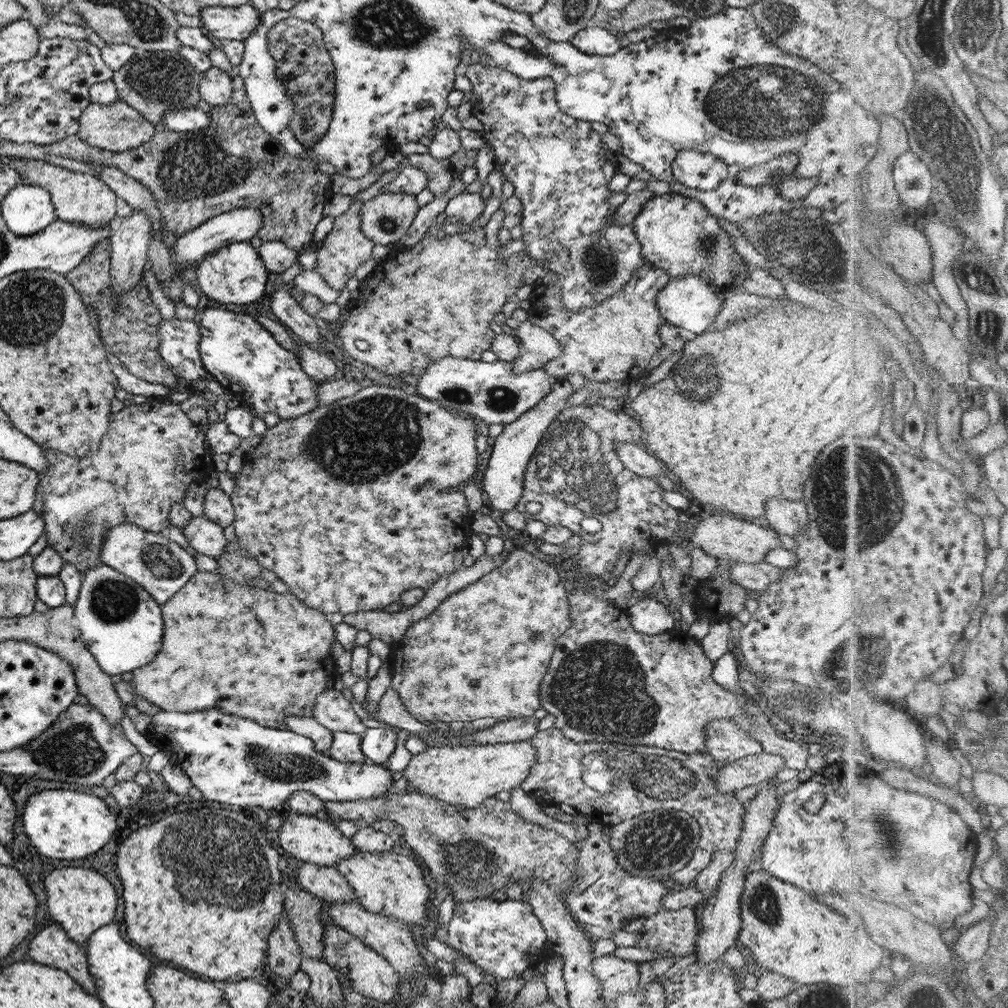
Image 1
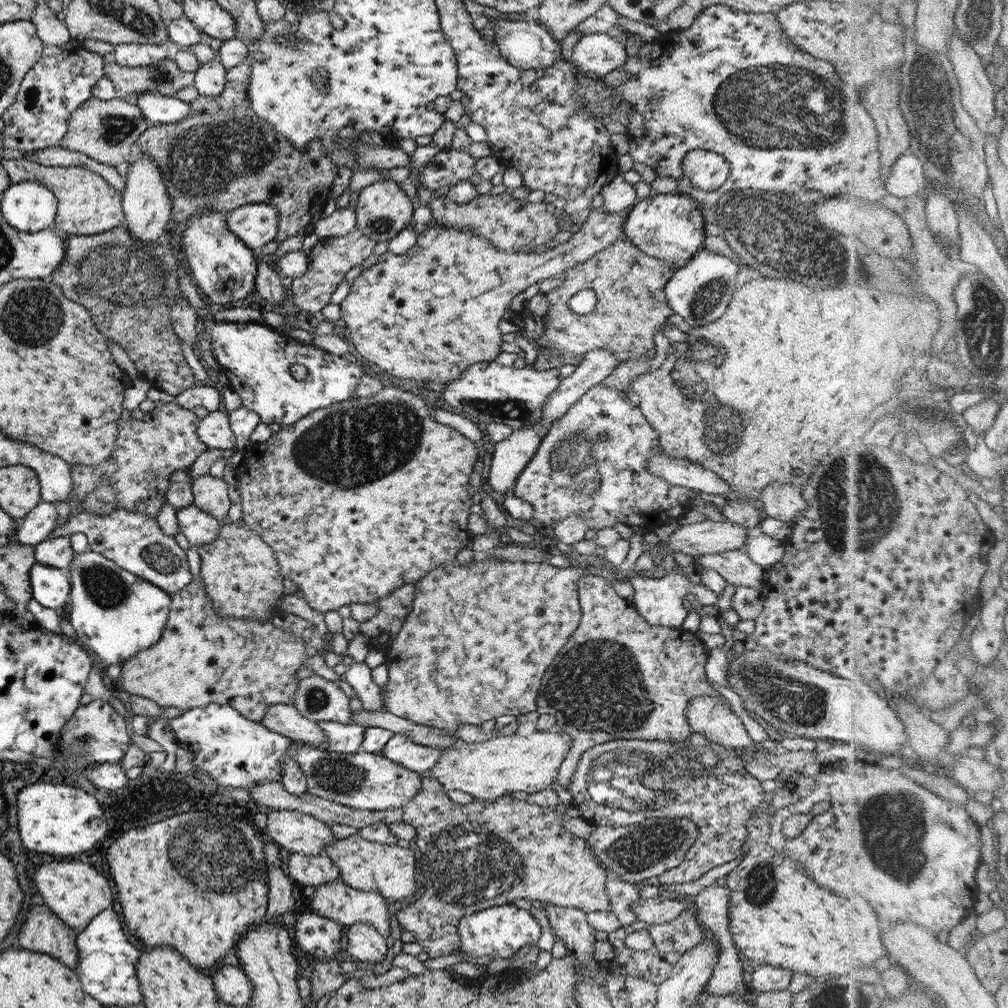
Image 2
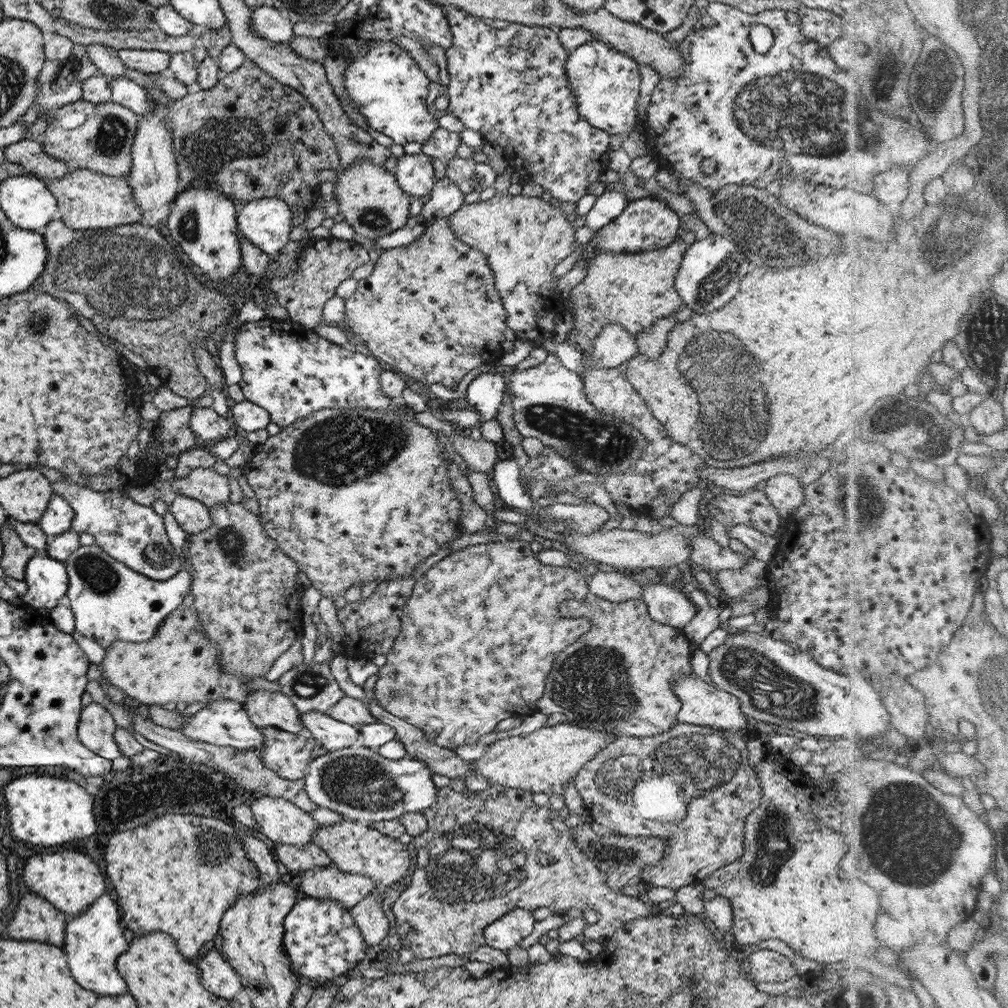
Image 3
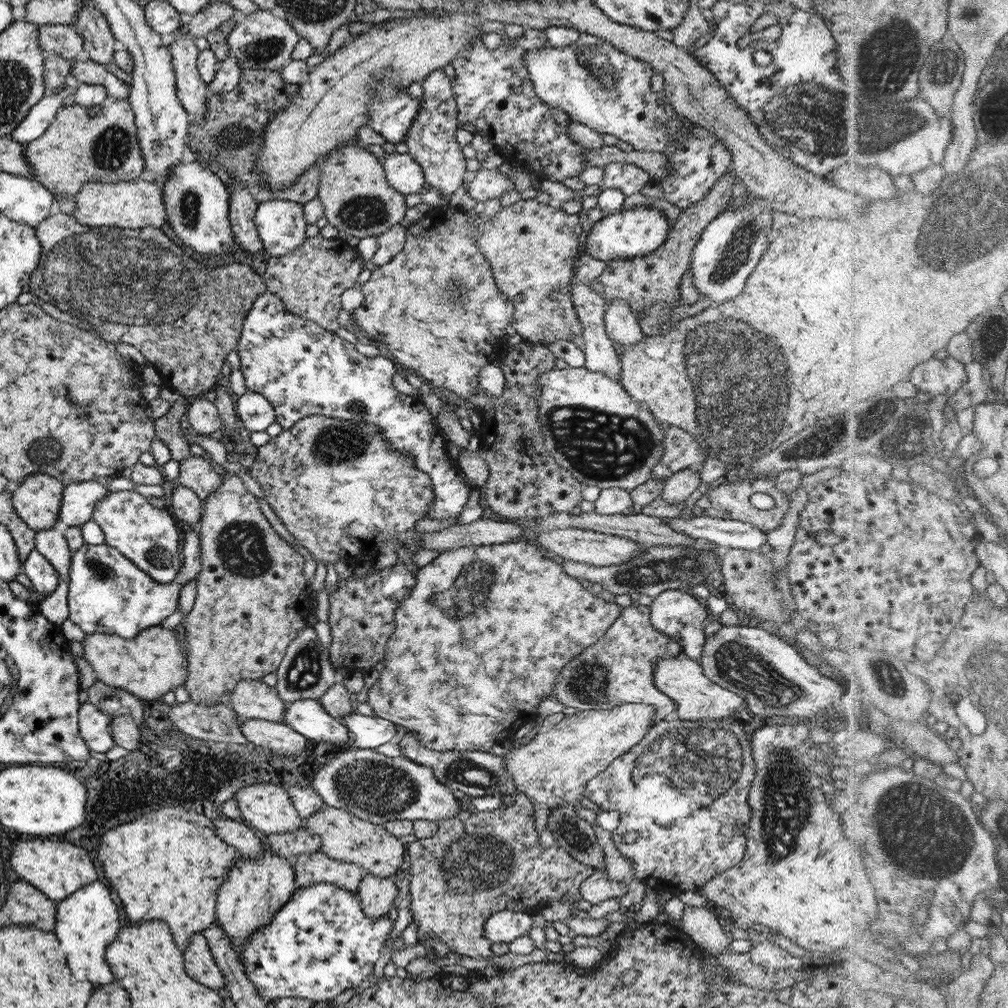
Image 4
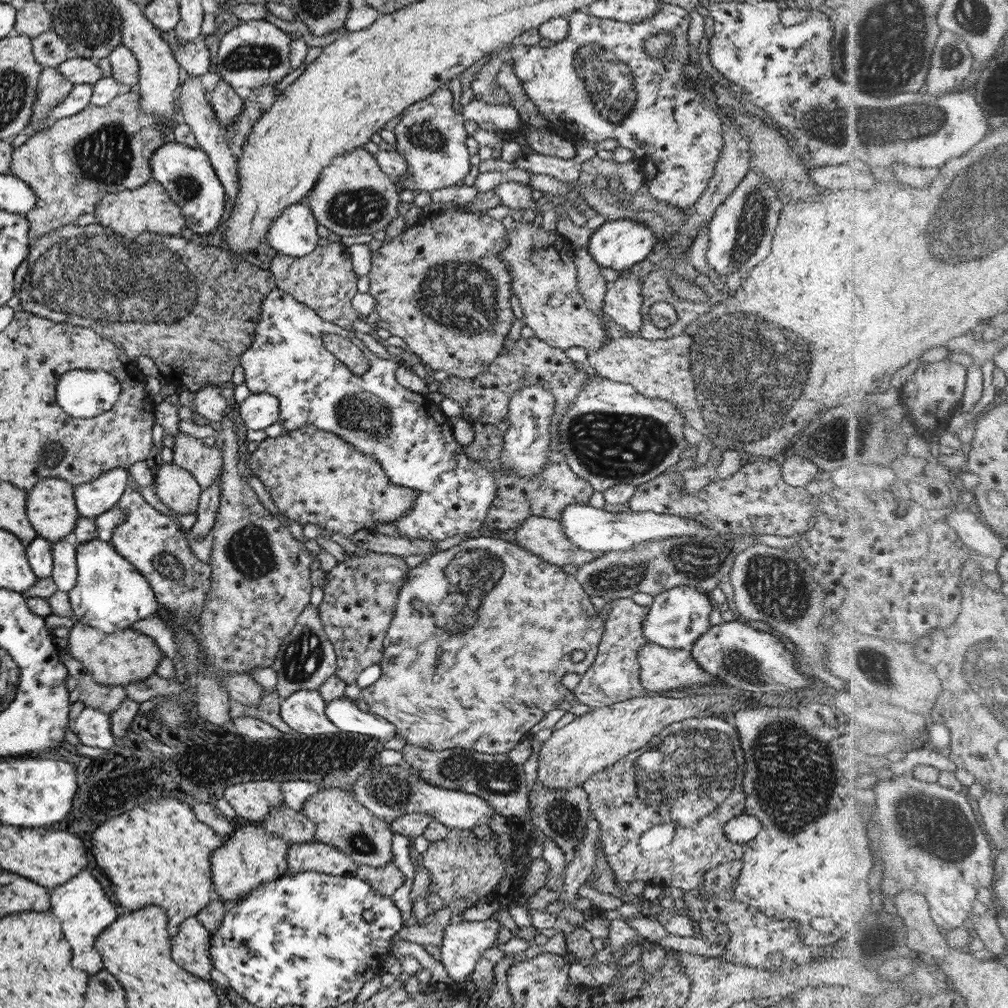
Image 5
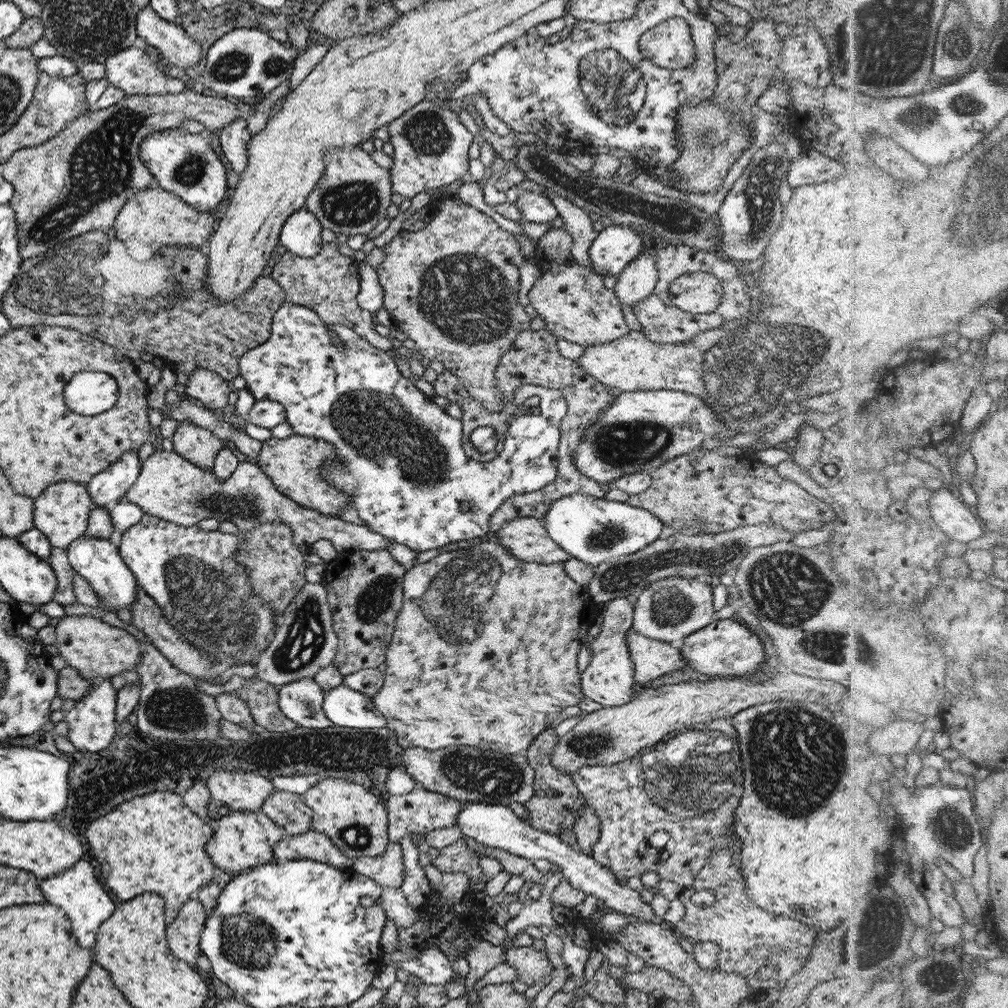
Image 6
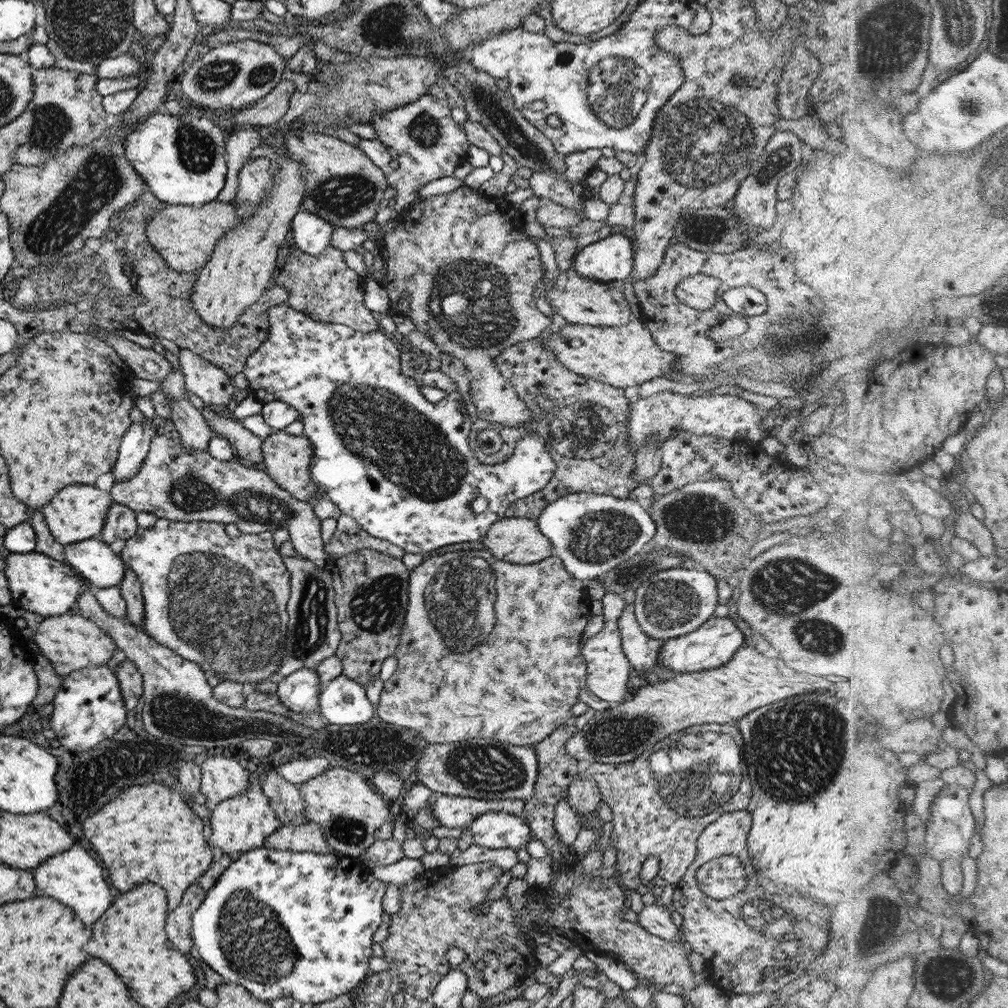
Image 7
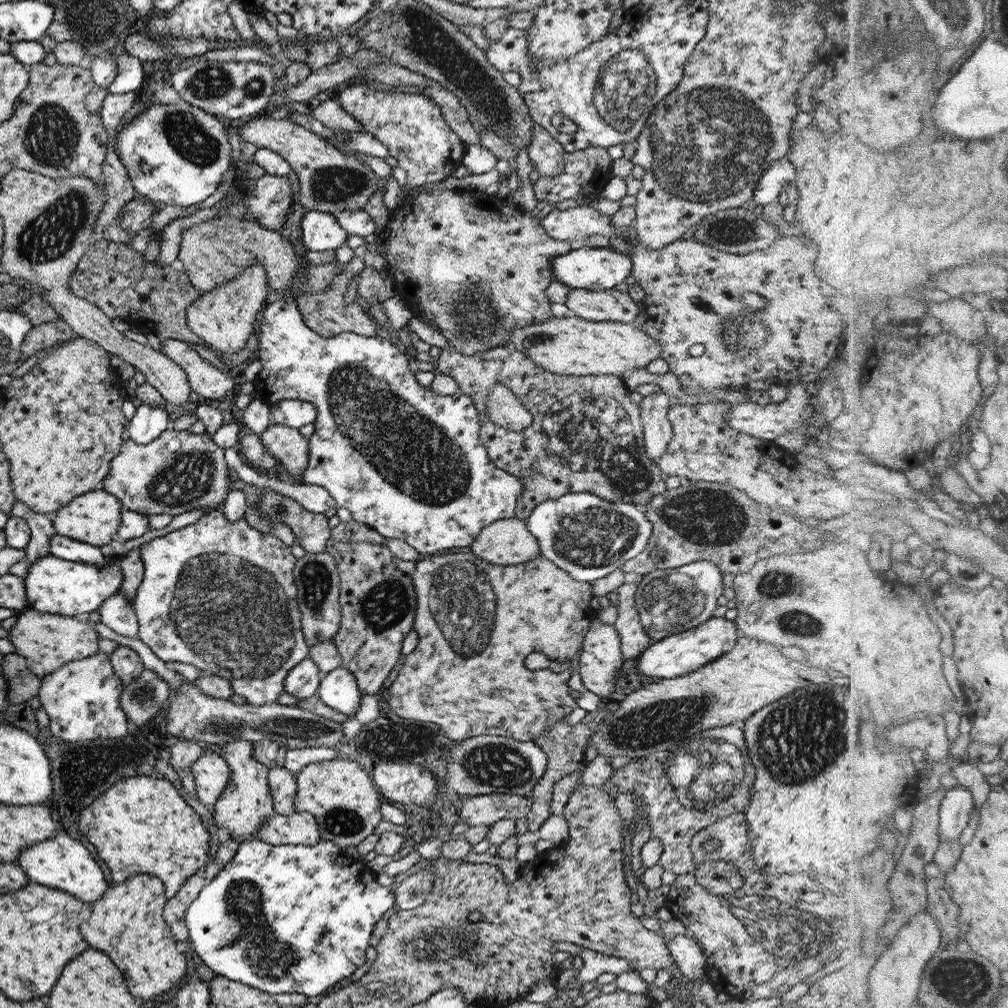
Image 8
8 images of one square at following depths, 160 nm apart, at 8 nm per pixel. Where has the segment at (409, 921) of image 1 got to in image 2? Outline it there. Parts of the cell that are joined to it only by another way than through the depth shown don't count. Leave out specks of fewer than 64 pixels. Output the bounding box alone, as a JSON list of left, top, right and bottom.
[323,833,415,902]

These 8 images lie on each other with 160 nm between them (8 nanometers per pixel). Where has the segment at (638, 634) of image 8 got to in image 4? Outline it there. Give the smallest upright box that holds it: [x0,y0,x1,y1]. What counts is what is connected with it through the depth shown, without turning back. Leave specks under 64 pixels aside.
[653,652,742,721]

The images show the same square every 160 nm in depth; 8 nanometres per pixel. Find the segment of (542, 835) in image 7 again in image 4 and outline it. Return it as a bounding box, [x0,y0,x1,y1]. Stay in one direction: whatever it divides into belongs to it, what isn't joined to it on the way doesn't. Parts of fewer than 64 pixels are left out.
[546,804,605,871]

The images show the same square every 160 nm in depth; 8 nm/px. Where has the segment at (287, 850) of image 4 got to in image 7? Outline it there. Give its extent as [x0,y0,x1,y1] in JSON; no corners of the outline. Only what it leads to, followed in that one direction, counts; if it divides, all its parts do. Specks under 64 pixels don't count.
[260,771,307,825]

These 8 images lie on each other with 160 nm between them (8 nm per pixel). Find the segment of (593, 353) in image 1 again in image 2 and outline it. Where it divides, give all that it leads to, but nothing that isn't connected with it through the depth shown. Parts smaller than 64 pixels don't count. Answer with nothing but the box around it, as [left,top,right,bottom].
[532,238,674,370]

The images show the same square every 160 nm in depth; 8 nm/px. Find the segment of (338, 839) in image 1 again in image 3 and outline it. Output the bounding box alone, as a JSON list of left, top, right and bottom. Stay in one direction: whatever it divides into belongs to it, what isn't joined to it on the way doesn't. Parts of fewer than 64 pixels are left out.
[248,796,319,846]

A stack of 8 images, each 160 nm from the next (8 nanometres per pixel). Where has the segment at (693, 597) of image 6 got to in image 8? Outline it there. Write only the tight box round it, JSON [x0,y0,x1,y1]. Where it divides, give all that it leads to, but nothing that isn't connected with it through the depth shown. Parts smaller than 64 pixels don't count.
[634,561,723,641]

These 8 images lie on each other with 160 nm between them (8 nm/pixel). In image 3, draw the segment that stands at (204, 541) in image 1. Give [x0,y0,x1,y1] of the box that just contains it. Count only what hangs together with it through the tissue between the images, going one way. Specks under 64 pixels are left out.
[169,494,211,536]

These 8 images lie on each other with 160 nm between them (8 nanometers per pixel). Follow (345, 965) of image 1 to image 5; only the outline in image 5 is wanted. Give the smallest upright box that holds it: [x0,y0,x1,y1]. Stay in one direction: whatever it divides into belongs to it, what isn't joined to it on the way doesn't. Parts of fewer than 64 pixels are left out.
[355,859,404,897]

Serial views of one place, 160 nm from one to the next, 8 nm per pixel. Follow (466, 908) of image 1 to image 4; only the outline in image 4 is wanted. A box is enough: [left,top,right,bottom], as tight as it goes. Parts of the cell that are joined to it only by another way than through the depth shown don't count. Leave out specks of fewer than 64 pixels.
[483,910,531,944]

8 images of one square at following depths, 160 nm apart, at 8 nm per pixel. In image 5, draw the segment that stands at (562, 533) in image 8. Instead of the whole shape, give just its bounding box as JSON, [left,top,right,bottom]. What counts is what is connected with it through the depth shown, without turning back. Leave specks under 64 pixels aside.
[560,504,708,552]

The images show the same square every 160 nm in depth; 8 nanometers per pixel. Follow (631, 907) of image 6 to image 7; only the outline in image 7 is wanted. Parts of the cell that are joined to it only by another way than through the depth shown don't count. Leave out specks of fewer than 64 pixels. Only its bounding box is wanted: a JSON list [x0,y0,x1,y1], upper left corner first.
[467,811,683,943]

